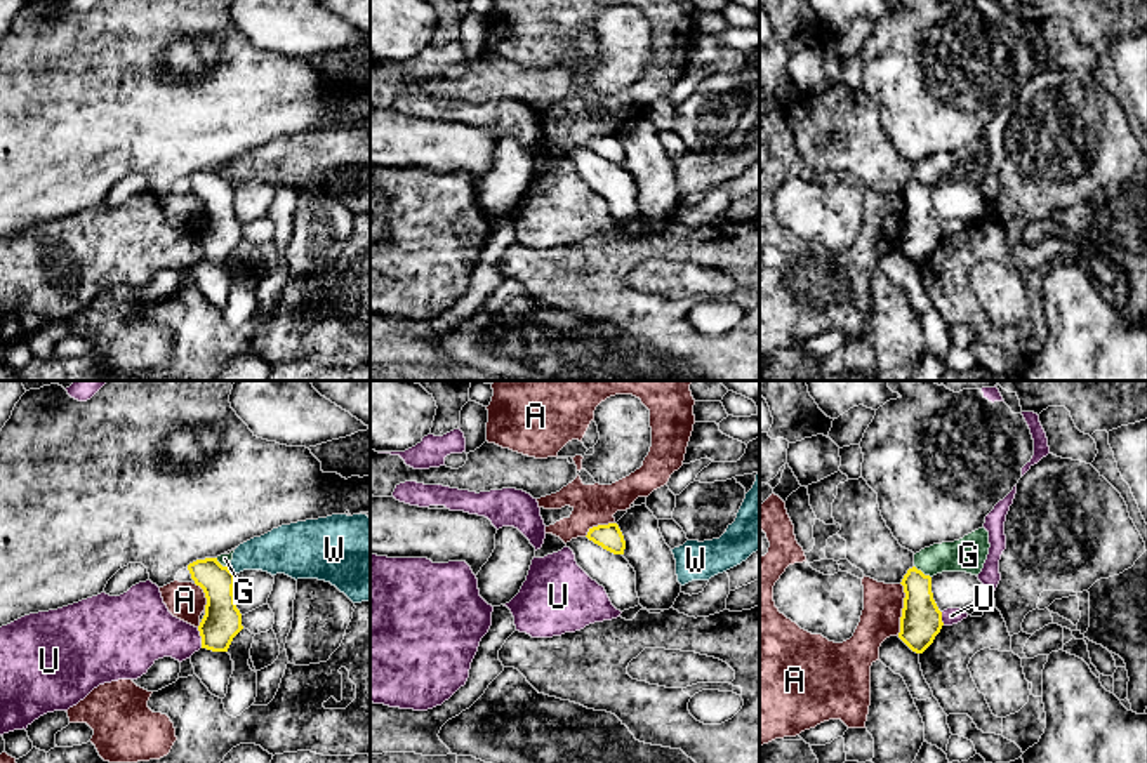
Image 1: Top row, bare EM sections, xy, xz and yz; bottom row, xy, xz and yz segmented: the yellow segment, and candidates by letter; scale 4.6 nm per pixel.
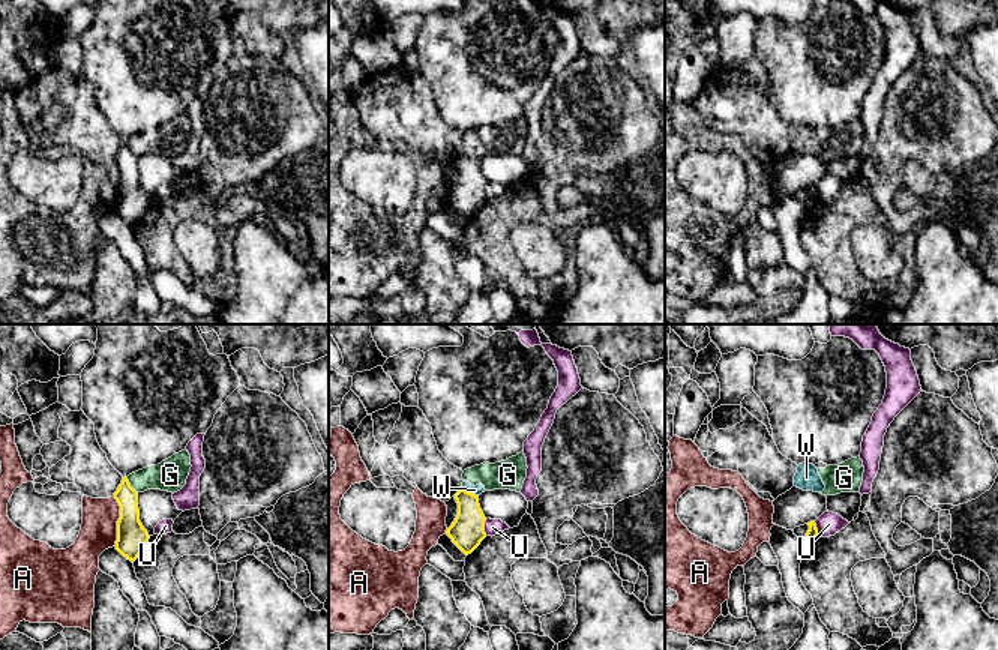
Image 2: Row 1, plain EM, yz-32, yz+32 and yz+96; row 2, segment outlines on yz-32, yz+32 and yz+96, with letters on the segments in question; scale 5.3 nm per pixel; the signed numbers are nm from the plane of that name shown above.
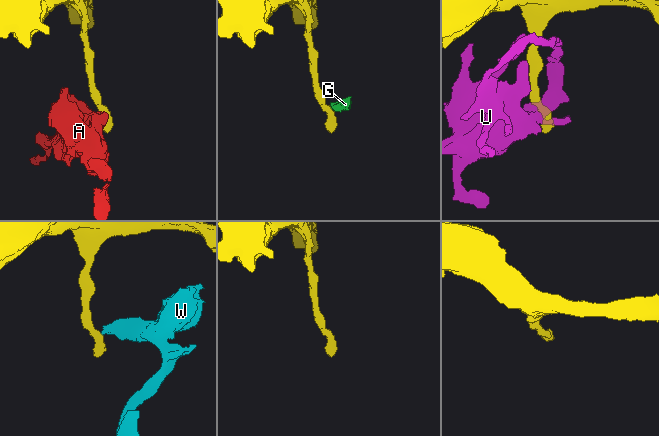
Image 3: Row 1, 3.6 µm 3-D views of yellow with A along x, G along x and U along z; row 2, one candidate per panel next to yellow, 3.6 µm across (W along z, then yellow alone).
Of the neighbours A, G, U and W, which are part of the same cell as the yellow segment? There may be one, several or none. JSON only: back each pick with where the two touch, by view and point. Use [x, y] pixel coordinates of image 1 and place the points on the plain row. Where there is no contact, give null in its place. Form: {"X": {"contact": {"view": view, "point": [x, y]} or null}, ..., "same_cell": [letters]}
{"same_cell": []}

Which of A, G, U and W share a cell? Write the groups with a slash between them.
A / G W / U

